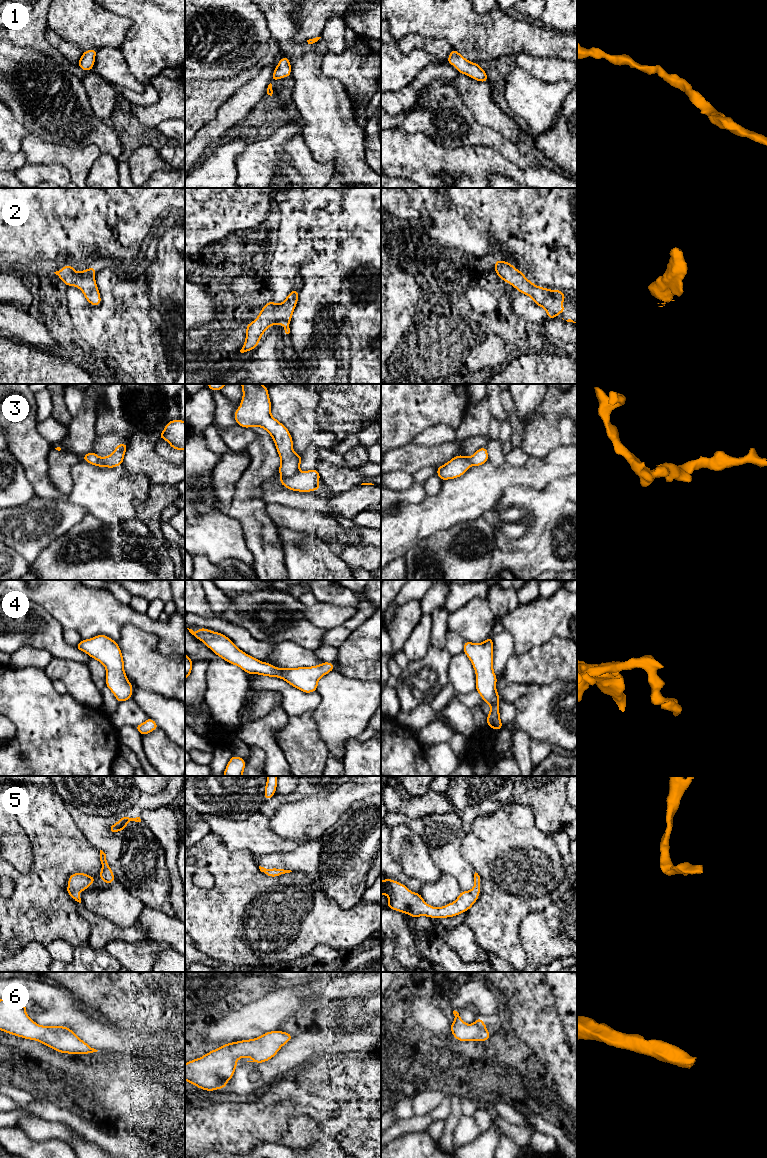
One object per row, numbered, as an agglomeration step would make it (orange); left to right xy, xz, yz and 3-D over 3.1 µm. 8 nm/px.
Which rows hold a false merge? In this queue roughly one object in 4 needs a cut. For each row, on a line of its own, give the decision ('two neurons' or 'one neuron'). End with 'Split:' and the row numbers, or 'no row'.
1: one neuron
2: one neuron
3: two neurons
4: one neuron
5: one neuron
6: one neuron
Split: 3

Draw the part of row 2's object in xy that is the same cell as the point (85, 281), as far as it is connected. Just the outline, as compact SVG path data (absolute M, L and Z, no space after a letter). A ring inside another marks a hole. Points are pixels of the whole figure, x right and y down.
M70 265L64 266L61 270L54 272L60 277L68 287L75 286L79 288L86 300L93 306L101 304L101 296L95 280L96 268L84 269L82 272L76 272Z

